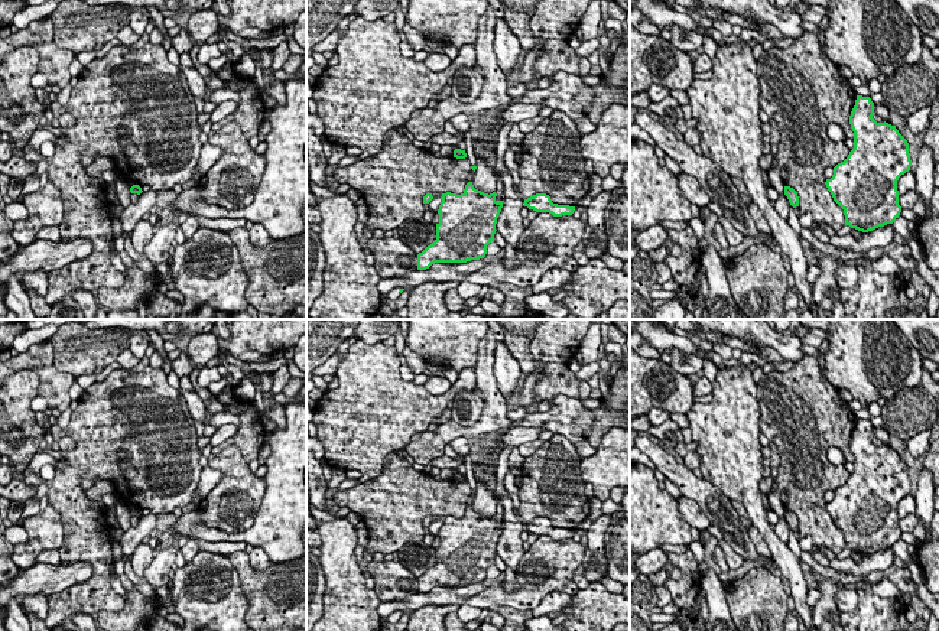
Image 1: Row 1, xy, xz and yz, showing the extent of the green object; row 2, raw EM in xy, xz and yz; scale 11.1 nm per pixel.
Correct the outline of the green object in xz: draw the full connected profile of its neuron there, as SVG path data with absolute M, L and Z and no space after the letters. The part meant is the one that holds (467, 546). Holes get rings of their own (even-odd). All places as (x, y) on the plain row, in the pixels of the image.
M472 505L465 508L461 518L442 517L436 563L417 578L417 593L426 593L435 586L467 586L484 582L487 569L494 565L497 541L503 531L503 524L497 526L496 520L496 515L488 518L475 513Z

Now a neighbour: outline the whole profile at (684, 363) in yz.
M679 348L670 349L670 367L682 375L698 374L704 368L704 360Z

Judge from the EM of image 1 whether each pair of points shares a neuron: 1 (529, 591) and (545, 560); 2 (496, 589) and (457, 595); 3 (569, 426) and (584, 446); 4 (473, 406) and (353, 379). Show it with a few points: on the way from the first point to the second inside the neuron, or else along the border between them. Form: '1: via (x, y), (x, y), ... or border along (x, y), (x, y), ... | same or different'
1: via (533, 584), (543, 568) | same
2: border along (489, 586), (464, 602) | different
3: border along (587, 439), (574, 444) | different
4: border along (471, 390), (461, 392), (451, 400) | different

